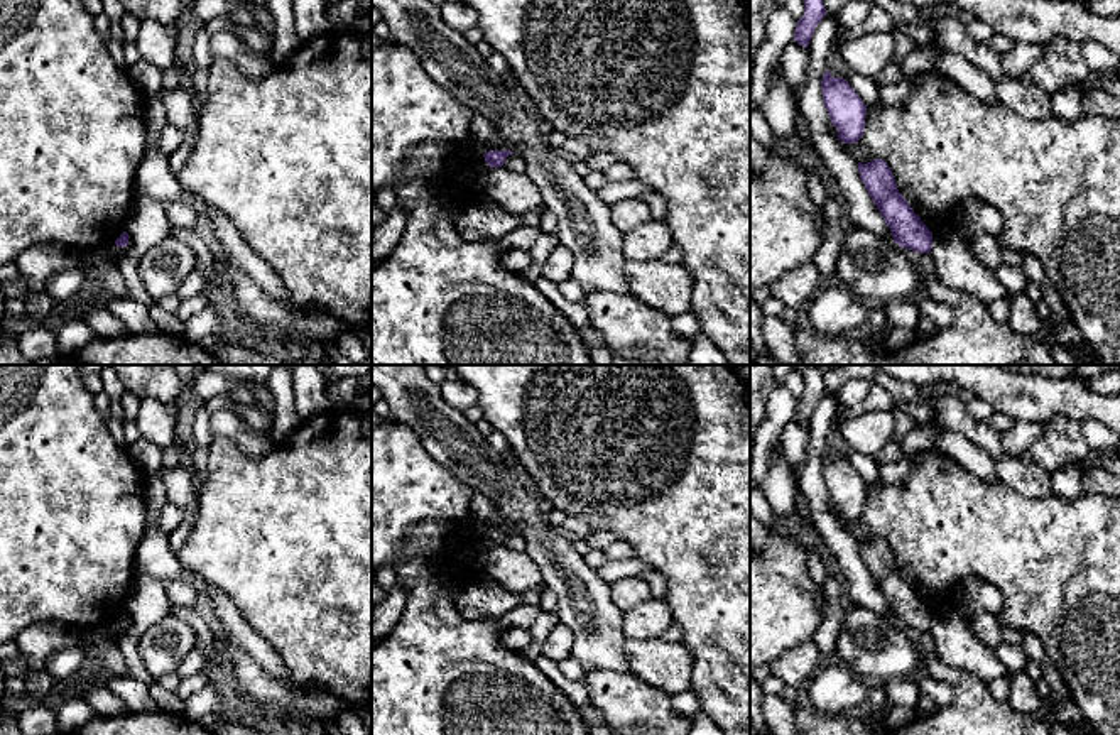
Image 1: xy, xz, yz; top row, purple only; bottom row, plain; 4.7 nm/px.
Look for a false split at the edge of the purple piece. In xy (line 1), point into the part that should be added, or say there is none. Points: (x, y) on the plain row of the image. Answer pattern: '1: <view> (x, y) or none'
1: none

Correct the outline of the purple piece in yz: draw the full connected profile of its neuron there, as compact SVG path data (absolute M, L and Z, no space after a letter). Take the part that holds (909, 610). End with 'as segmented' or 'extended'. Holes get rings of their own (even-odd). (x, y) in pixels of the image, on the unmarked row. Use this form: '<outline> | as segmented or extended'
M882 537L867 542L858 541L858 551L877 588L890 607L894 620L902 627L929 632L932 612L899 571L887 541Z | as segmented

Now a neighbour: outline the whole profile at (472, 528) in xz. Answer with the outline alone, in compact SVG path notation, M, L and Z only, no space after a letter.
M468 517L461 525L454 529L459 537L480 539L483 536L481 522L475 517Z

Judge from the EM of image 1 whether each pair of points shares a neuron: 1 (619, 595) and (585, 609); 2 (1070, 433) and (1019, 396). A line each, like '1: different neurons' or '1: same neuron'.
1: different neurons
2: different neurons

